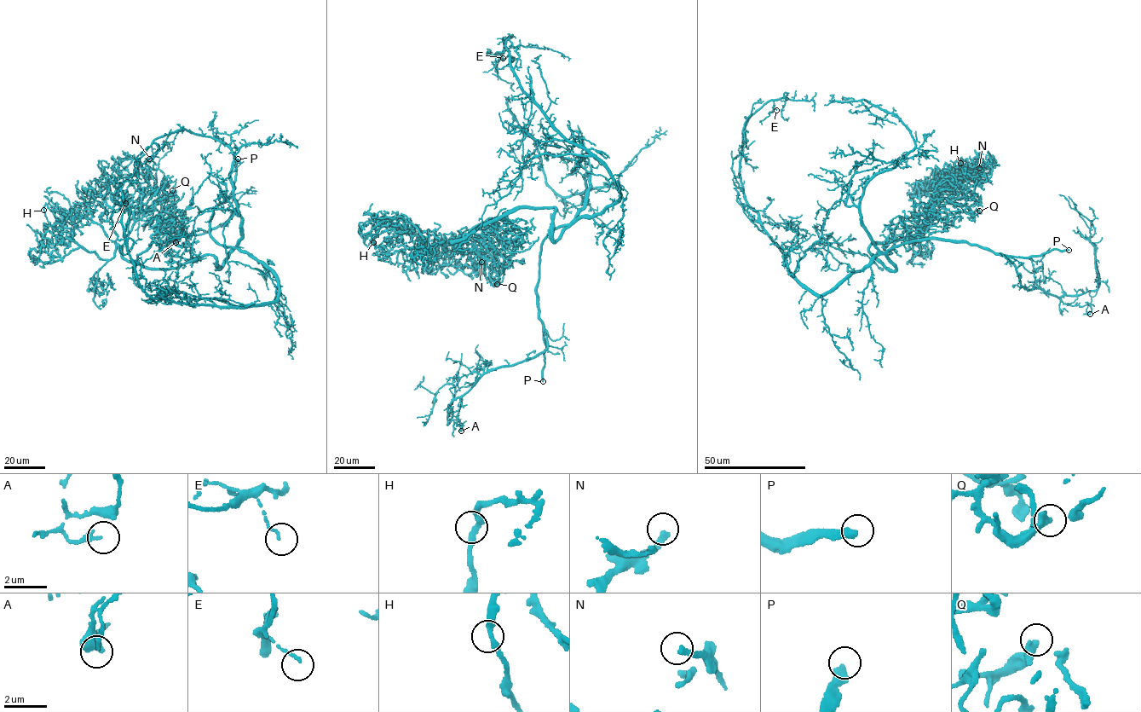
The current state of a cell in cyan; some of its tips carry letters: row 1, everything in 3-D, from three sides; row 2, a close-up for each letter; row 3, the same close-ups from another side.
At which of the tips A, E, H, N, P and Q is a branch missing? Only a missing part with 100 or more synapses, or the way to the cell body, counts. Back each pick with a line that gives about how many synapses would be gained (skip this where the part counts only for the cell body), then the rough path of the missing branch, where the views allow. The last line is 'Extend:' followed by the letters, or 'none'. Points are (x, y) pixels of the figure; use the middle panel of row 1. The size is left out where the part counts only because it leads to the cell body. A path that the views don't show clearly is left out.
P: Course of what is missing: (543, 381), (534, 407), (517, 421), (507, 425)
Extend: P

